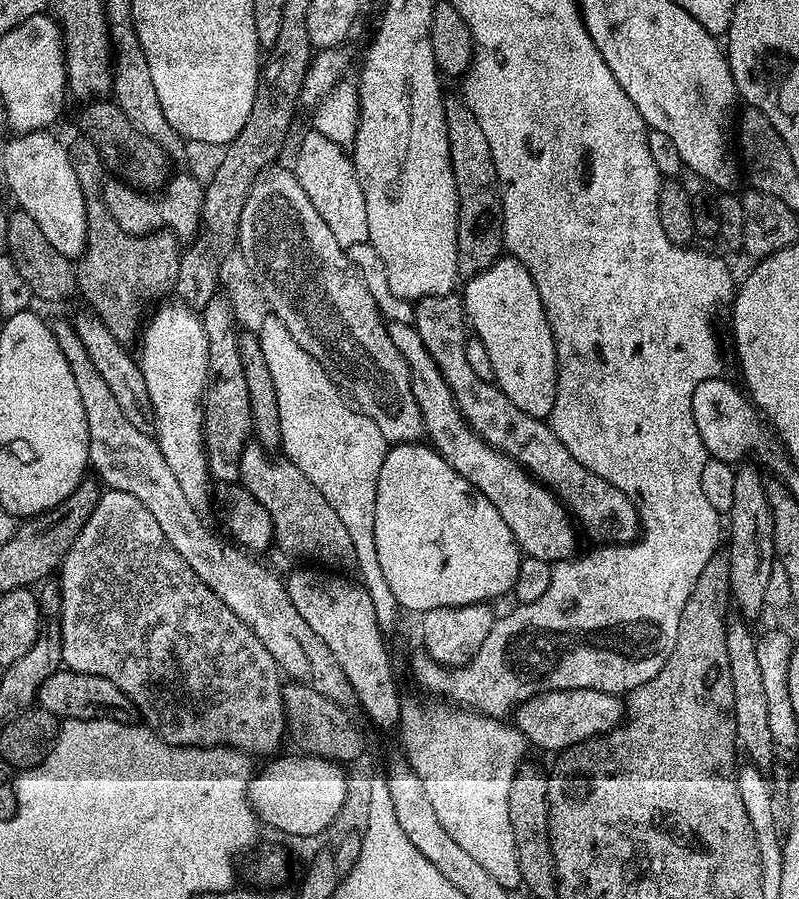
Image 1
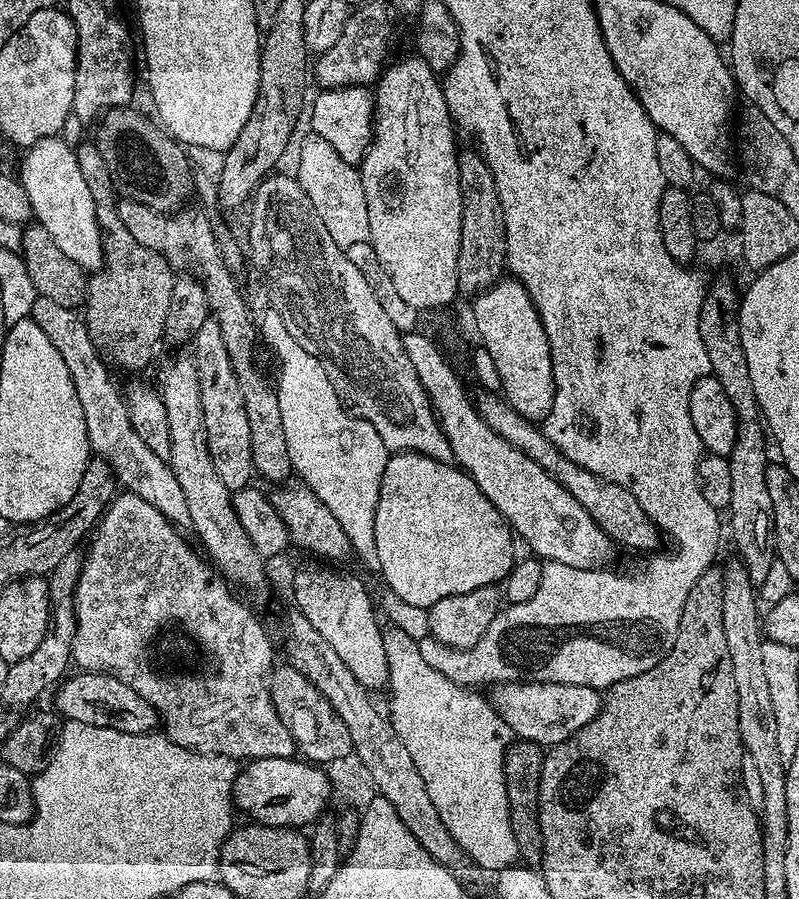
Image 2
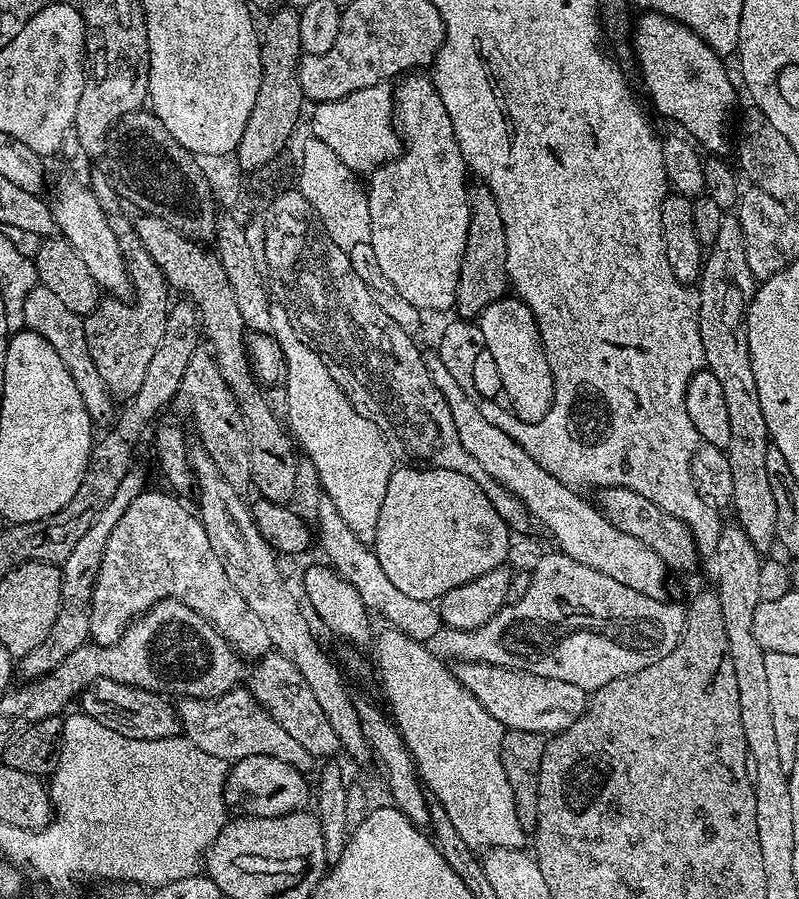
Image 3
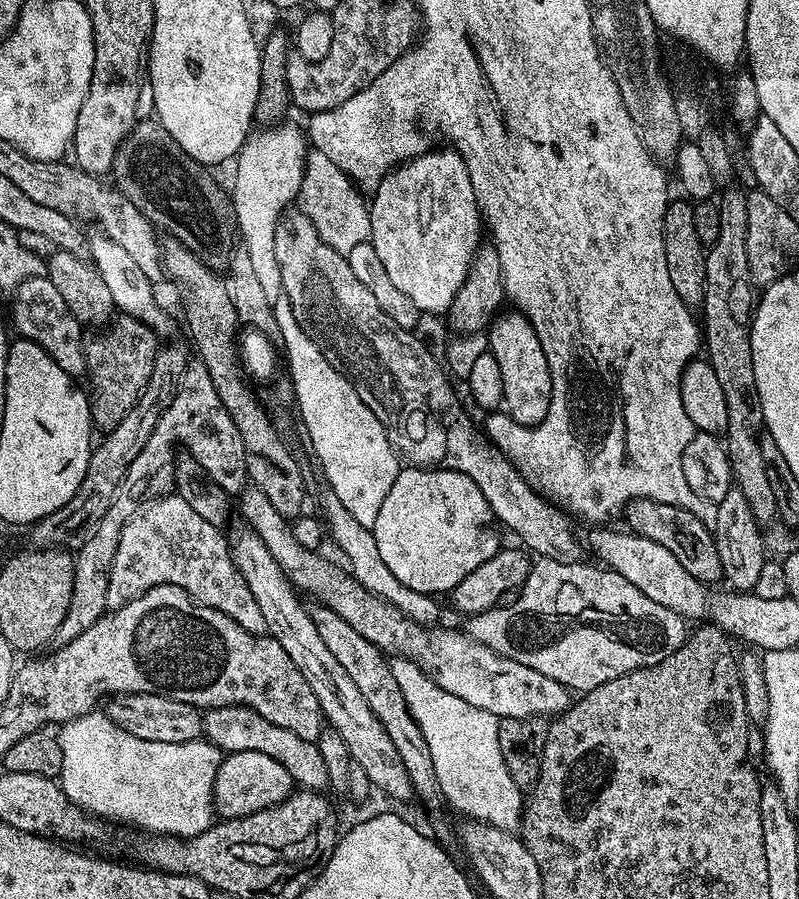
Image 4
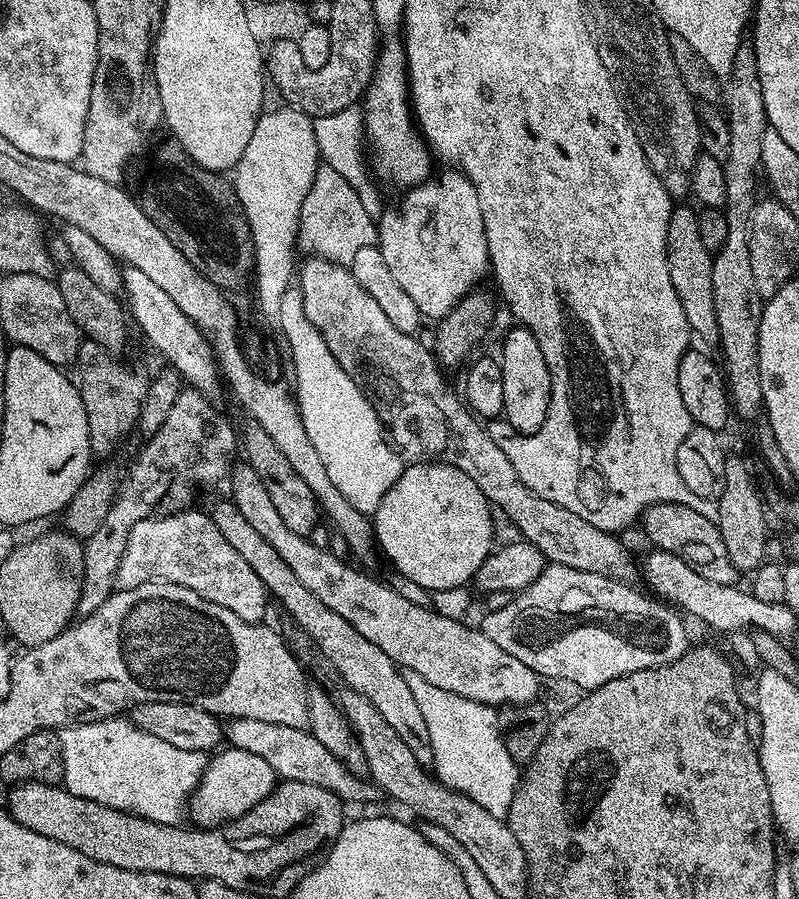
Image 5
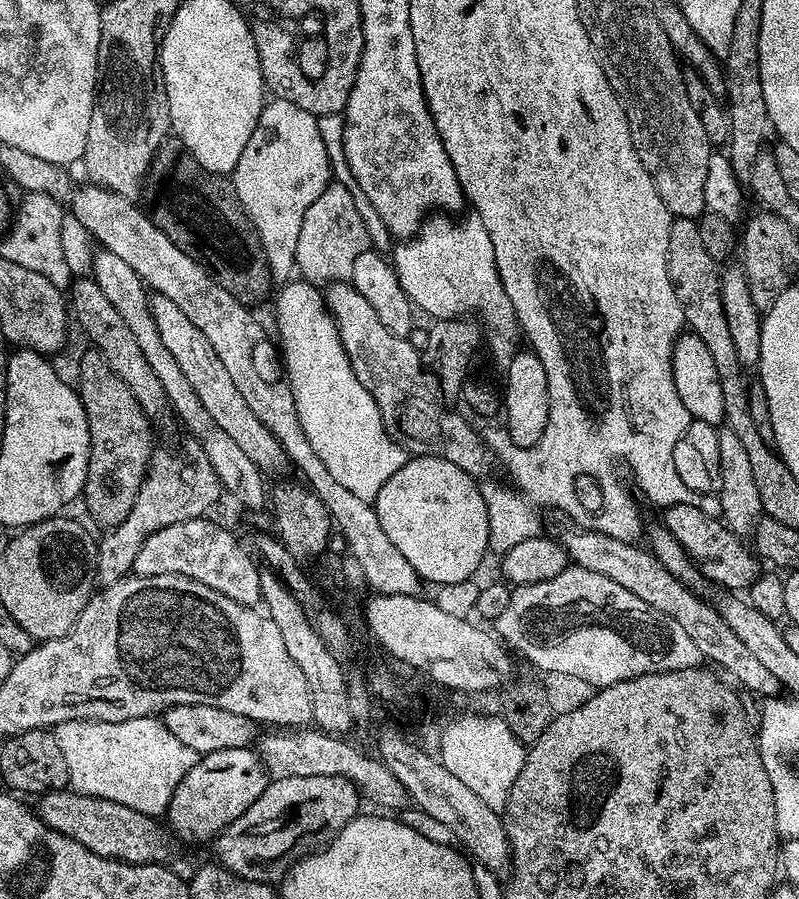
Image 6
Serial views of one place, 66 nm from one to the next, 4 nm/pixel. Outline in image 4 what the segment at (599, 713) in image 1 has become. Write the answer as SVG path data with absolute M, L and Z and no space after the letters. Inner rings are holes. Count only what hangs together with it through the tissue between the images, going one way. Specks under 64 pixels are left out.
M245 487L238 503L244 515L243 523L254 529L262 542L266 542L266 550L270 550L274 562L278 562L281 570L288 575L293 588L301 593L309 592L313 601L334 611L381 652L408 657L444 690L470 702L479 710L489 711L500 720L555 718L568 711L570 692L562 686L562 682L554 682L554 678L546 678L546 674L538 674L538 670L530 670L530 666L522 666L522 662L514 662L514 658L506 658L490 650L469 636L467 631L455 632L443 626L424 627L412 621L398 606L360 585L347 567L339 568L320 556L319 551L302 546L302 542L294 538L289 521L274 510L270 498L266 498L262 489Z

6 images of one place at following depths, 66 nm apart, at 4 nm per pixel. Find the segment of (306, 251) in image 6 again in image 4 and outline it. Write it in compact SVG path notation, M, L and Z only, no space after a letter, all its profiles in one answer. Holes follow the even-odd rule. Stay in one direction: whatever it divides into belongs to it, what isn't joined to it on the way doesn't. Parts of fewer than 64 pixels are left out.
M313 151L306 158L304 177L298 197L299 211L314 222L314 230L334 250L347 254L354 246L367 244L370 240L370 218L368 217L369 201L365 199L352 179L326 154Z

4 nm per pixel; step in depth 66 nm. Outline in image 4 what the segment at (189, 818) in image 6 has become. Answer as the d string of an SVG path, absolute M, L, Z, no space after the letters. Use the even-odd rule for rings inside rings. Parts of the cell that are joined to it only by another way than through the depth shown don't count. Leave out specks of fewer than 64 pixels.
M247 750L246 753L225 755L214 778L212 802L215 815L220 820L233 820L239 816L254 814L263 808L273 808L275 804L281 804L287 796L291 796L293 791L294 781L286 766L267 754Z

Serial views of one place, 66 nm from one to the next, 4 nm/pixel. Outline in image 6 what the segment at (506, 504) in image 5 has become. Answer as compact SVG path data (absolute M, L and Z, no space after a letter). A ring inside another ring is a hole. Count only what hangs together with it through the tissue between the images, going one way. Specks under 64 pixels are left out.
M333 282L327 285L323 295L328 313L336 320L336 329L350 358L350 366L358 382L362 382L370 398L377 403L389 435L398 440L412 456L446 458L446 462L462 466L466 474L483 478L494 465L492 451L483 435L468 425L467 415L459 416L443 408L435 395L432 397L424 392L424 383L430 380L430 376L421 349L417 345L415 348L409 337L390 334L390 330L382 326L378 314L374 314L374 306L370 306L370 302L358 294L351 282ZM571 522L565 525L560 536L558 535L558 543L560 547L567 550L569 561L575 567L594 570L594 574L602 574L610 578L610 582L618 582L618 586L630 590L630 594L638 594L638 598L642 598L646 606L654 606L654 610L674 618L674 622L678 622L678 626L682 626L682 630L690 634L690 642L698 646L701 657L705 661L713 660L708 662L715 665L721 673L729 672L733 676L731 679L741 689L744 687L748 692L757 692L760 698L772 698L781 691L778 678L774 678L774 674L770 674L770 670L766 670L766 666L762 666L762 662L758 662L758 658L750 654L749 648L740 641L738 634L734 634L734 630L726 626L719 611L713 605L711 608L710 605L699 600L692 593L695 591L689 585L676 580L670 570L666 570L666 566L658 562L658 558L651 550L644 546L639 548L636 542L595 532Z

